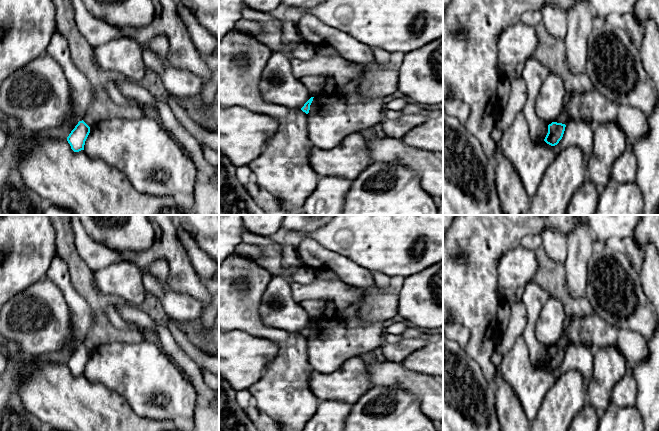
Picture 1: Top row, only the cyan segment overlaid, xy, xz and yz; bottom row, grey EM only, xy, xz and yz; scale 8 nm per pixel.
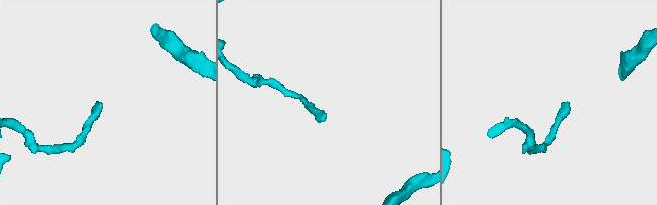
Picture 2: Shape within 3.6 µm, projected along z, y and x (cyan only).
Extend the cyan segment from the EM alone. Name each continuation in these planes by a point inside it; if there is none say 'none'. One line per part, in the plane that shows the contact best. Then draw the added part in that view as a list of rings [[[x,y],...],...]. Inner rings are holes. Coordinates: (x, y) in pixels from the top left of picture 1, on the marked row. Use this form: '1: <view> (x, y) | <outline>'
none

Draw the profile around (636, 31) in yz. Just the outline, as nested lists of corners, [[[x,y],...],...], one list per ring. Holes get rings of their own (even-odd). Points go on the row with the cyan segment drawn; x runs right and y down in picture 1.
[[[633,11],[622,15],[626,24],[626,31],[629,34],[633,44],[640,50],[644,38],[645,27],[636,20]]]

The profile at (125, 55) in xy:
[[[122,37],[94,47],[99,66],[124,74],[131,81],[142,83],[145,74],[142,45],[133,37]]]

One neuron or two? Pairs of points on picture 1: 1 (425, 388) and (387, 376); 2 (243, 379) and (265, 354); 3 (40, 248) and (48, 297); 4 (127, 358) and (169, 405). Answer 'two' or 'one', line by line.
1: one
2: one
3: two
4: one

